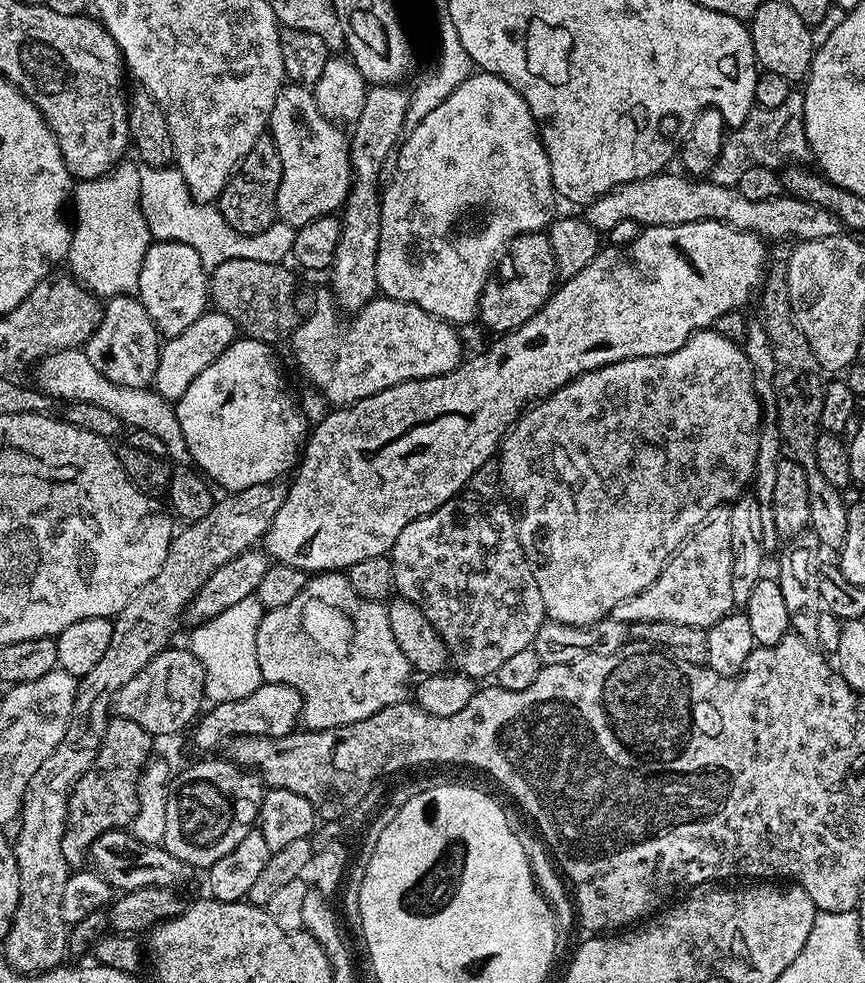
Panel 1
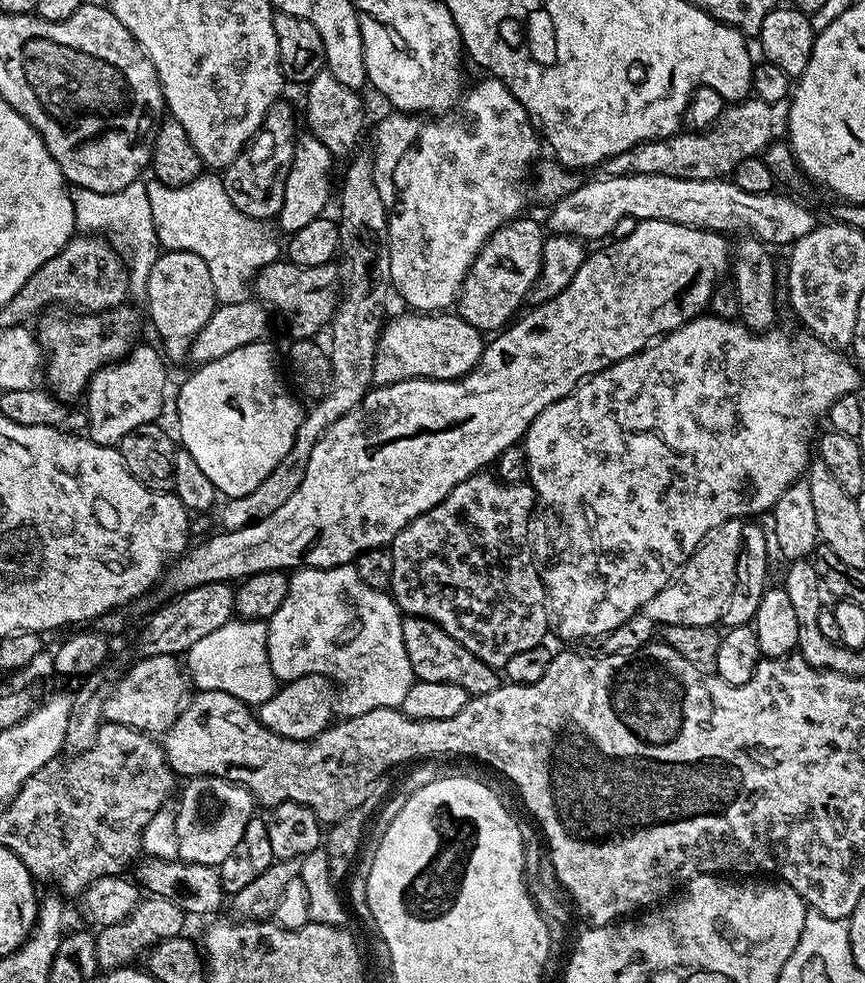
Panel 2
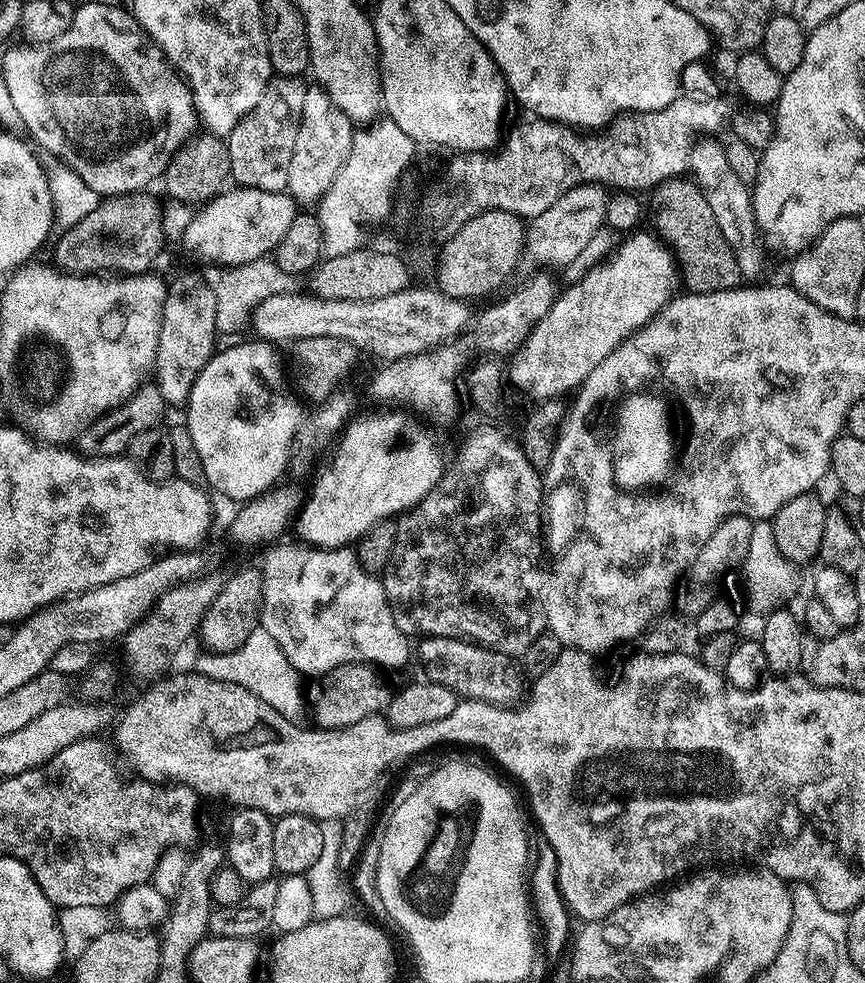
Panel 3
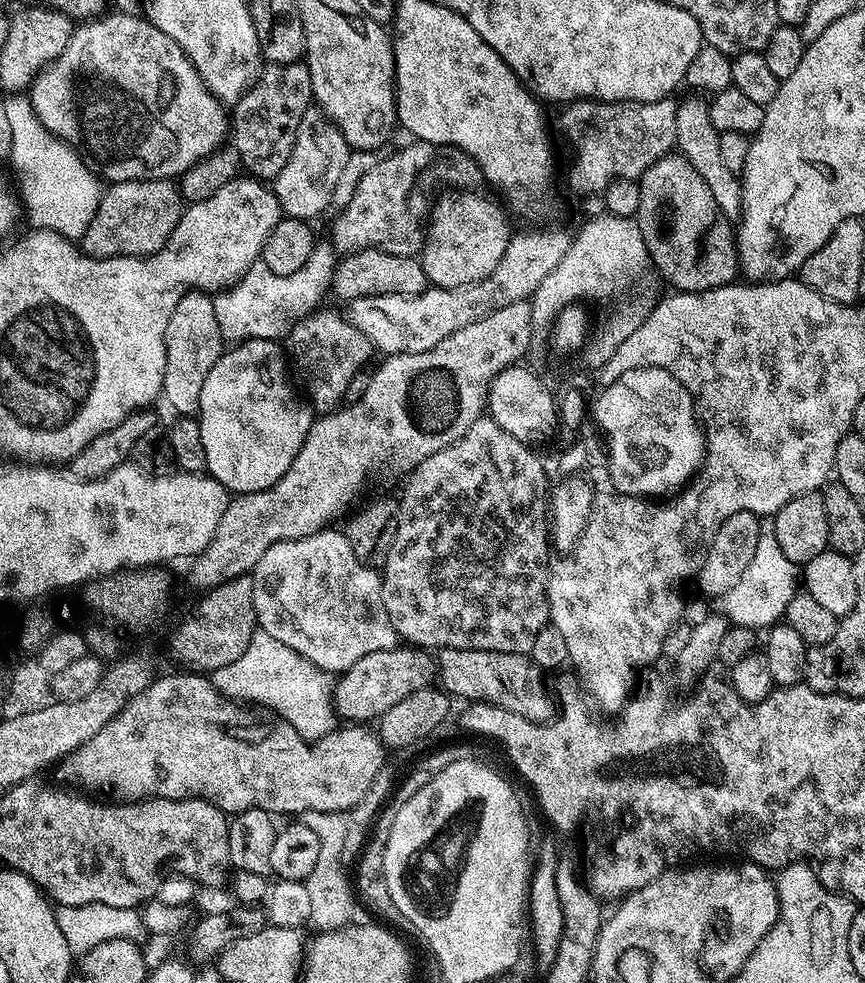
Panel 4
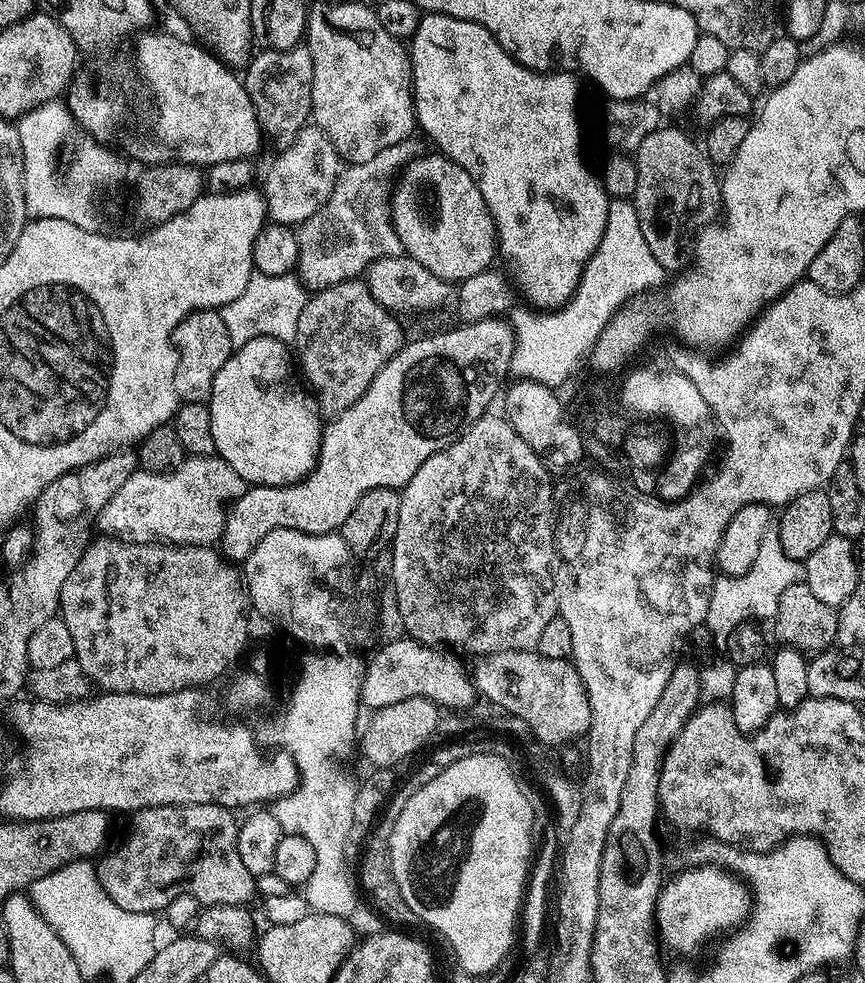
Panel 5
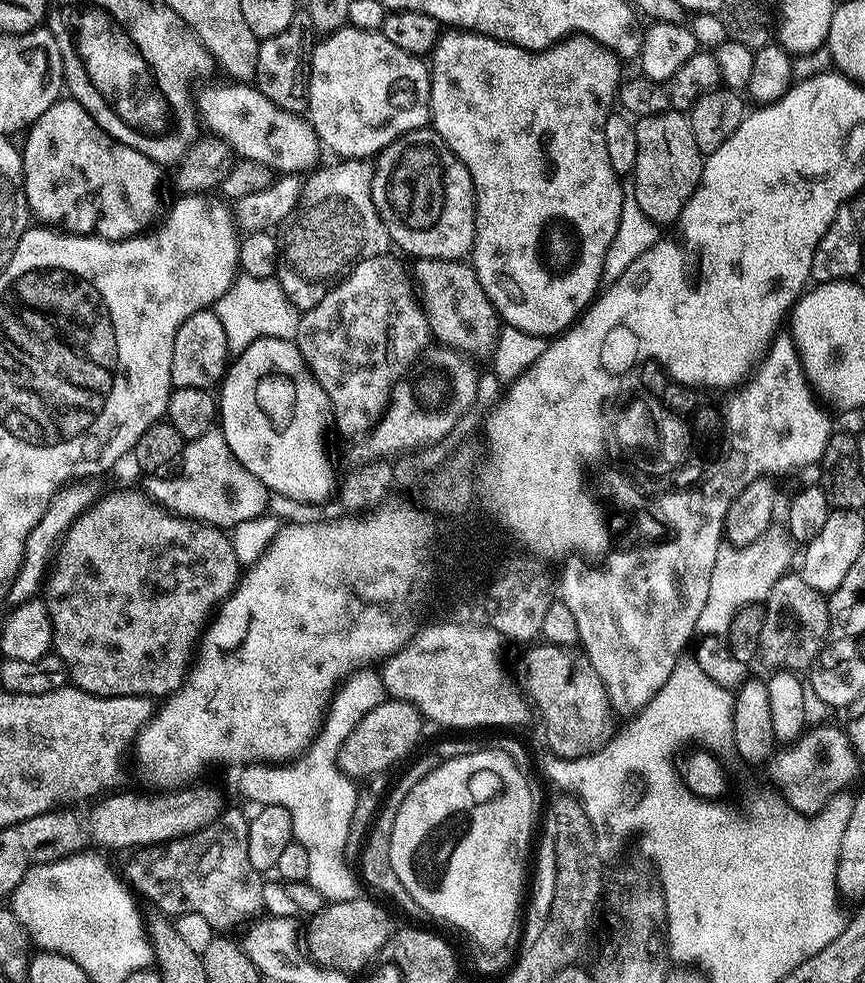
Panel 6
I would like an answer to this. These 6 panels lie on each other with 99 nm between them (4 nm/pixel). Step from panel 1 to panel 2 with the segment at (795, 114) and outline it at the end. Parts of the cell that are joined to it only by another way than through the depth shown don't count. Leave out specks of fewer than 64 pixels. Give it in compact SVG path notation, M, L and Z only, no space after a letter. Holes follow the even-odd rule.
M745 98L725 107L724 113L707 130L681 130L664 140L648 140L645 144L635 144L630 150L618 154L613 160L604 161L602 168L610 176L634 174L662 174L670 178L687 180L719 180L727 177L742 162L751 156L760 156L764 149L777 143L788 130L789 101L762 102L755 98Z

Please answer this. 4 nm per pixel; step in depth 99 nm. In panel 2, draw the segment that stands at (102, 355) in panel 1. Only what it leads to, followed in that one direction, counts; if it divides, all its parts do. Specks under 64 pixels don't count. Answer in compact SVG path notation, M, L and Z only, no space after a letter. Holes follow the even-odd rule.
M137 343L123 360L105 364L88 383L88 429L89 440L99 444L119 445L130 430L138 430L143 424L157 423L164 408L164 391L168 388L168 372L164 369L165 357L159 347Z

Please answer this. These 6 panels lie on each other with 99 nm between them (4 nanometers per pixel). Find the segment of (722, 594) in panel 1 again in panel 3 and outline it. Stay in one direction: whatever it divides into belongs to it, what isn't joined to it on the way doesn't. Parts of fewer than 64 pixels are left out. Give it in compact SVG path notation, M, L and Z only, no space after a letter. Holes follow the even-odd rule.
M731 516L721 522L718 530L714 530L714 534L710 534L706 546L698 550L698 558L694 558L686 575L676 586L674 608L681 617L695 618L698 614L702 614L702 610L706 610L706 606L710 606L710 602L718 598L719 592L716 591L719 590L724 575L731 568L739 569L743 565L750 546L753 523L749 516Z

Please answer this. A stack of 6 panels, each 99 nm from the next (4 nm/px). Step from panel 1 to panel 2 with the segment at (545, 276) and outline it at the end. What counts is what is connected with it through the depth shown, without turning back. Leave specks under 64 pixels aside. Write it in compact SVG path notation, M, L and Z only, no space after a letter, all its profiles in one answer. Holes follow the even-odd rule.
M524 219L508 221L484 243L460 288L458 315L482 334L495 334L507 328L521 311L520 303L529 299L534 282L540 276L546 232L542 224L540 229L538 221Z

